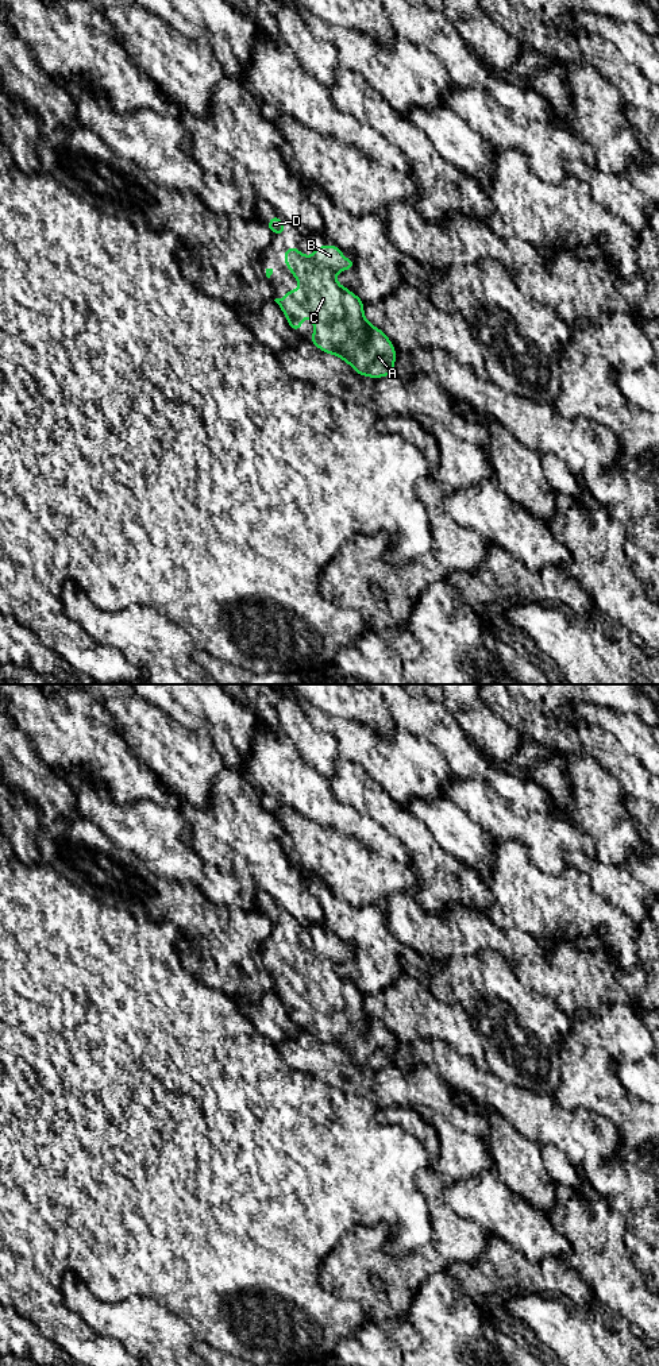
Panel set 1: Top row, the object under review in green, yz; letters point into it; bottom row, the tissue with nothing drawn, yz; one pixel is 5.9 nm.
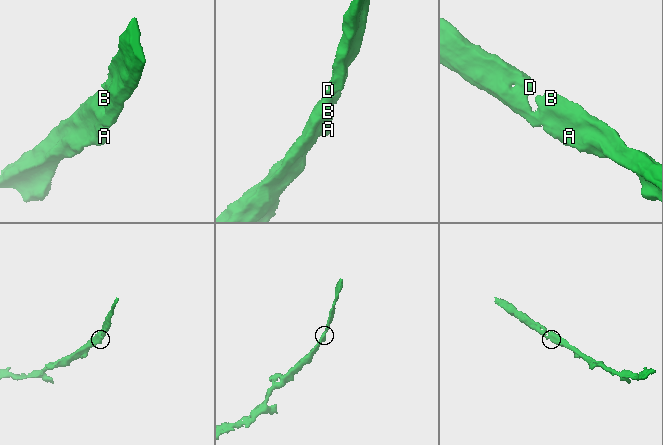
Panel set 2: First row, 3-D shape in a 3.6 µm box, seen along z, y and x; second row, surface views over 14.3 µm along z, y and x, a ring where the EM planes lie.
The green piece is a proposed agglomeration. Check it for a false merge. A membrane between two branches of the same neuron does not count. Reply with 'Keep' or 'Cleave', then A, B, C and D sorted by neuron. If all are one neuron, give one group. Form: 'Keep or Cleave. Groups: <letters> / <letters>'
Keep. Groups: A B C D

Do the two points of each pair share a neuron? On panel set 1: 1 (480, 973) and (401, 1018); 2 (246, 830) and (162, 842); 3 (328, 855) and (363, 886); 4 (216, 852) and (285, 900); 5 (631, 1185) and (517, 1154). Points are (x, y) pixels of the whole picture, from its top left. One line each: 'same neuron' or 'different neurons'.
1: different neurons
2: different neurons
3: same neuron
4: same neuron
5: different neurons

